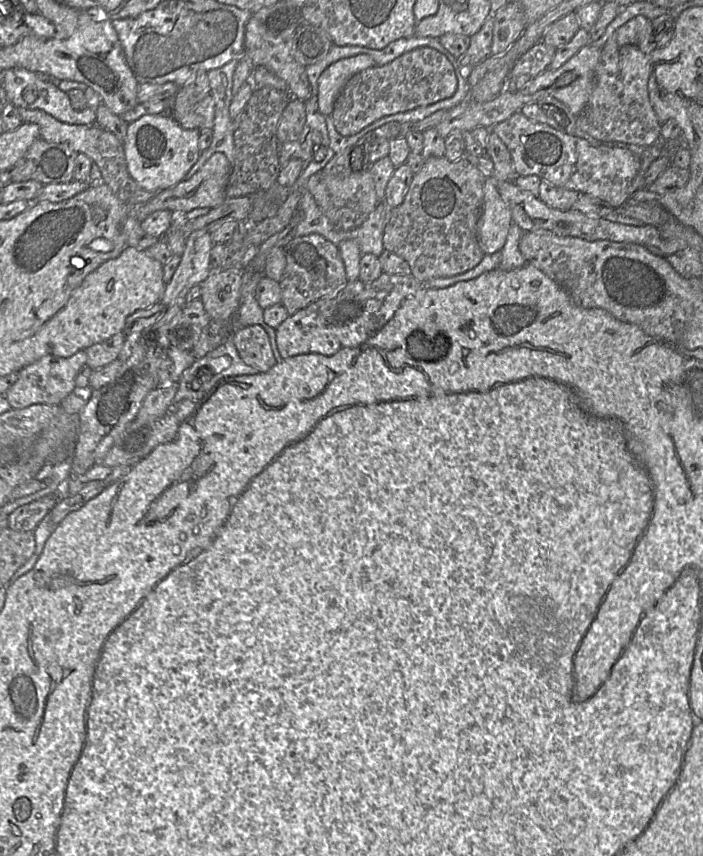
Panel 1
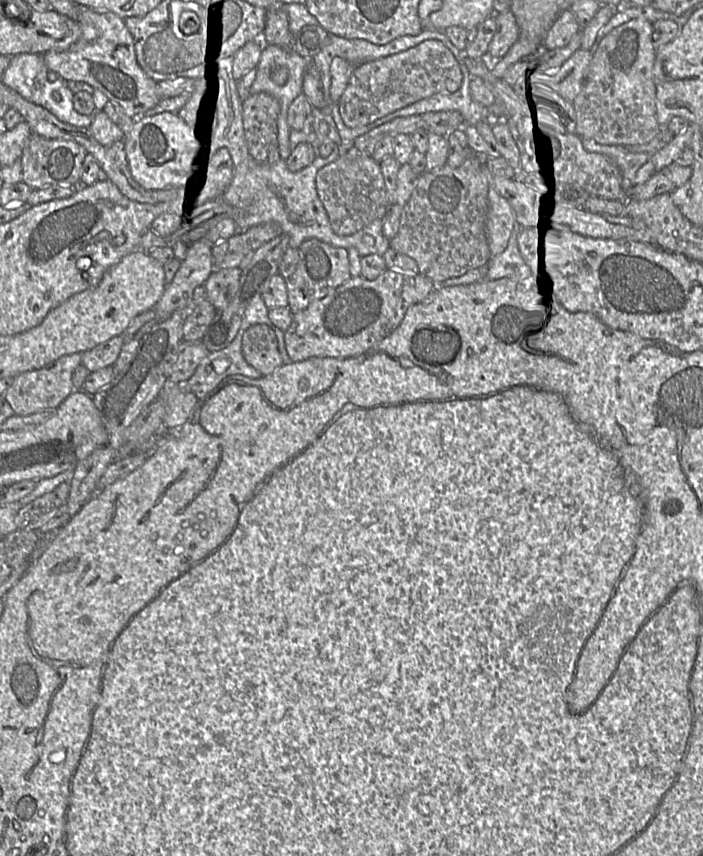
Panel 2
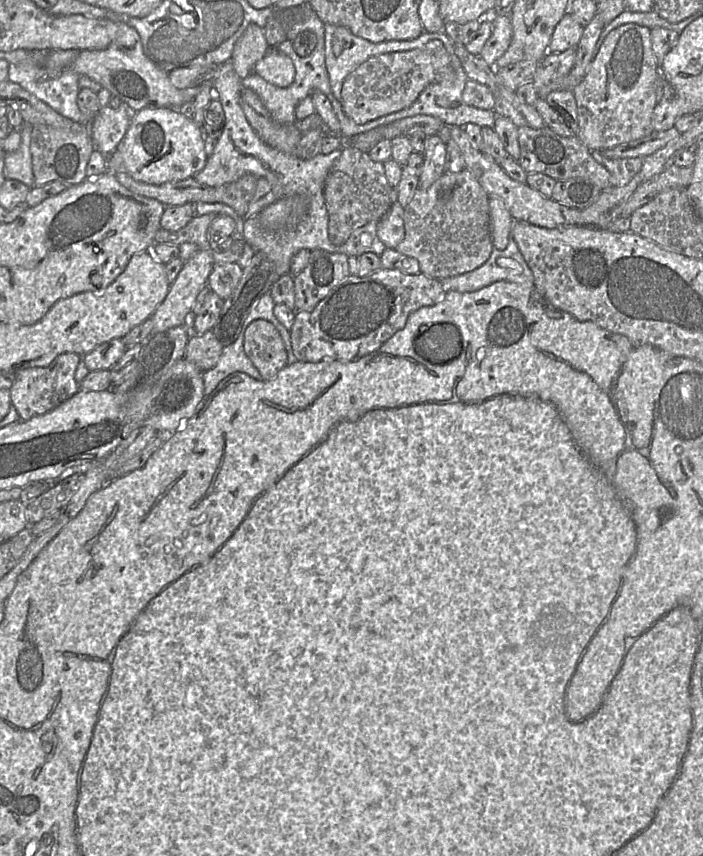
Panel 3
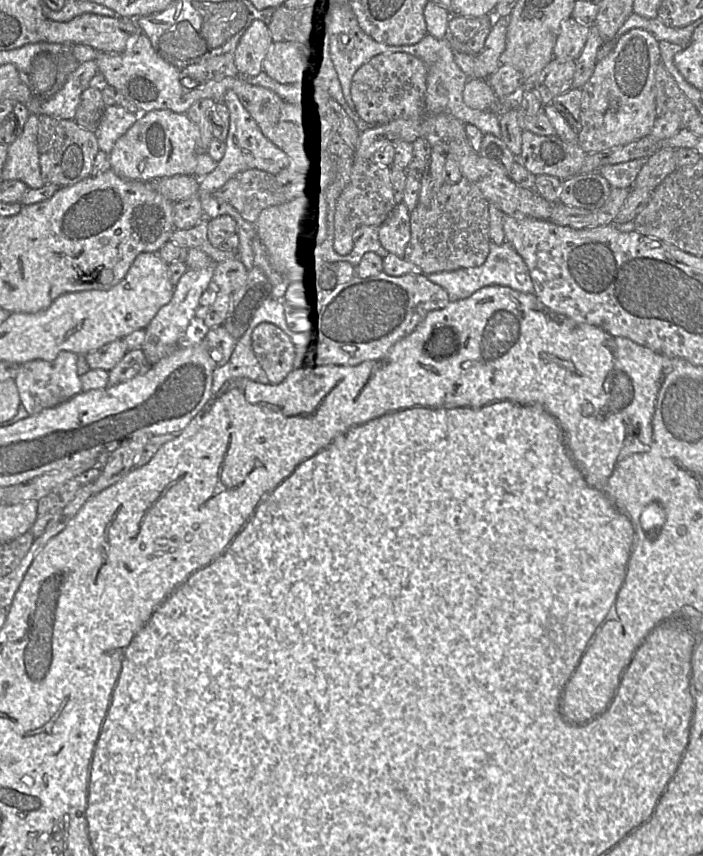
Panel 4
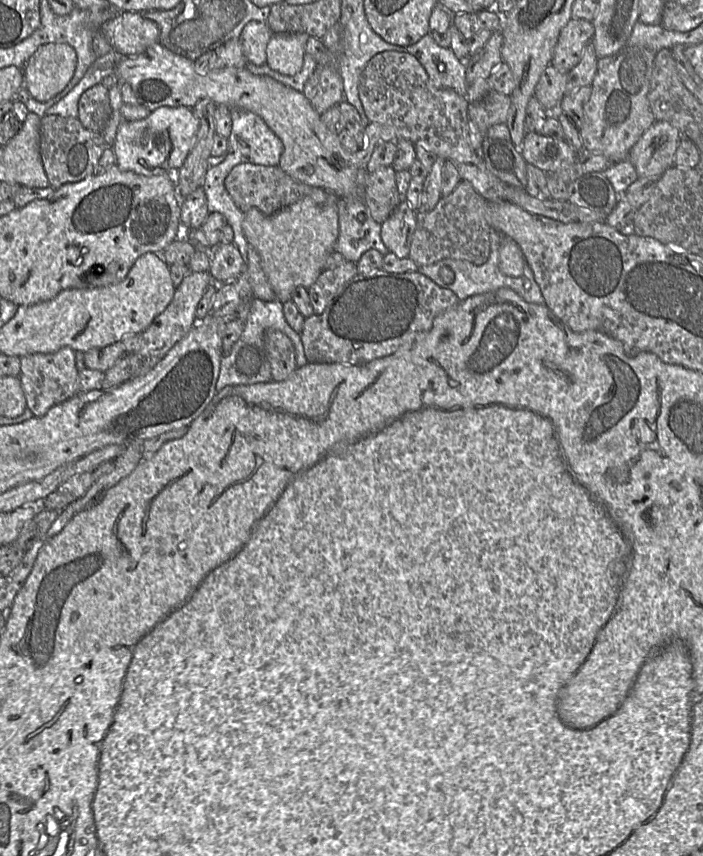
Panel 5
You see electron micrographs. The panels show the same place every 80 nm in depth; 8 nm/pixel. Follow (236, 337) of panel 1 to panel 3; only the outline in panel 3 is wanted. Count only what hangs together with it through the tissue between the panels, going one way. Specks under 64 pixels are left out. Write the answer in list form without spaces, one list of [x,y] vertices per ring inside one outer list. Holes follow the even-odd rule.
[[[267,320],[253,321],[245,331],[244,352],[262,376],[271,380],[287,365],[287,352],[277,328]]]

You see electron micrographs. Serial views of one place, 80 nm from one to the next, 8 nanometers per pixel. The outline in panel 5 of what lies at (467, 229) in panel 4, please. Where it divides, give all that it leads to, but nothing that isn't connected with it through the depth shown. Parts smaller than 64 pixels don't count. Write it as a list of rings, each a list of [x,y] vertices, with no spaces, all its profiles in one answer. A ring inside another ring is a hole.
[[[461,180],[448,196],[442,196],[436,207],[425,213],[416,213],[416,229],[411,241],[409,258],[419,267],[434,264],[440,260],[451,258],[466,260],[475,265],[484,264],[490,255],[491,226],[487,221],[488,201],[485,200],[466,180]]]

